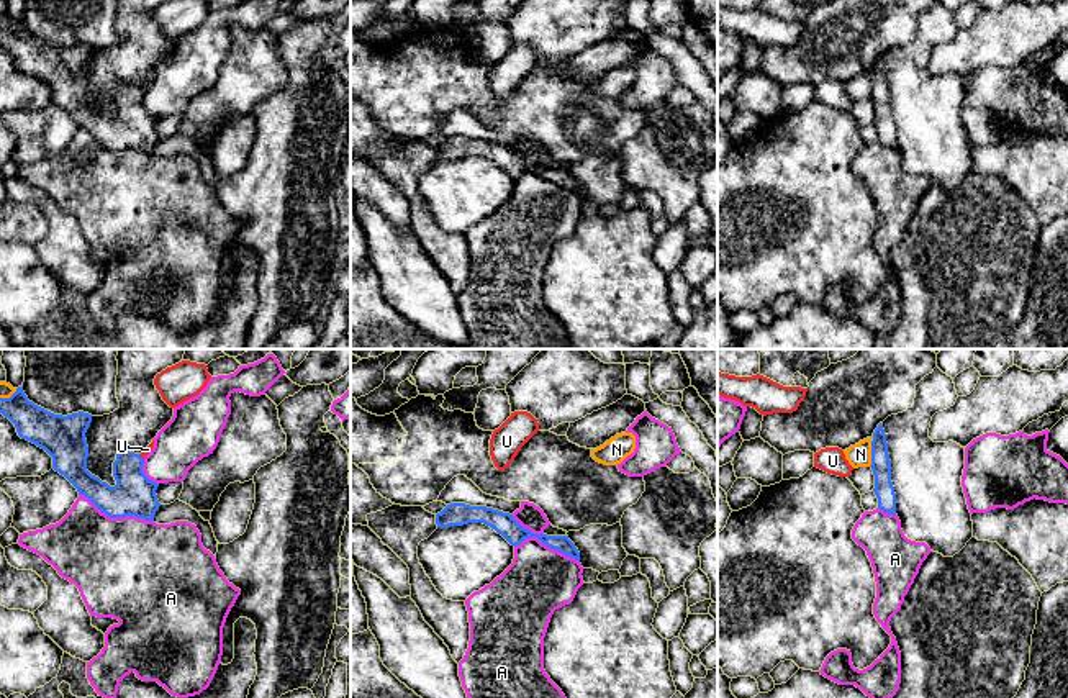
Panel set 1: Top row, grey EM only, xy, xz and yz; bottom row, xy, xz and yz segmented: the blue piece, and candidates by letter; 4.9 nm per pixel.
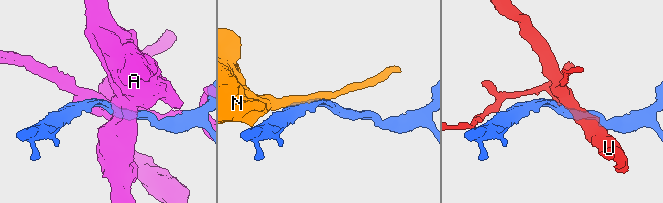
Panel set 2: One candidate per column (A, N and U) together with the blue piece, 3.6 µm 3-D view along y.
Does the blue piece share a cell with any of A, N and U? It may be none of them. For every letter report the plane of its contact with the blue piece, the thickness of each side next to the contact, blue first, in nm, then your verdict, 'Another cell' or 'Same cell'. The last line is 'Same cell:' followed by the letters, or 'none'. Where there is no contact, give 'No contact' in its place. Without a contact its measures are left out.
A: Touches blue in xz. Thickness 110 nm (blue) against 320 nm. Another cell
N: Touches blue in yz. Thickness 100 nm (blue) against 110 nm. Another cell
U: Touches blue in xy. Thickness 200 nm (blue) against 40 nm. Another cell
Same cell: none

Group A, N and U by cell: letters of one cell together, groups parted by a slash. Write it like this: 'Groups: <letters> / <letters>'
Groups: A / N / U

